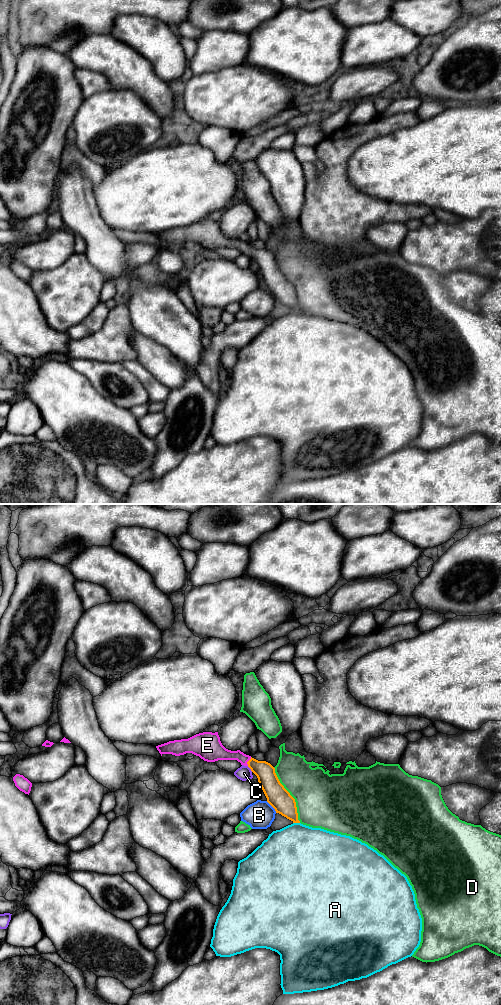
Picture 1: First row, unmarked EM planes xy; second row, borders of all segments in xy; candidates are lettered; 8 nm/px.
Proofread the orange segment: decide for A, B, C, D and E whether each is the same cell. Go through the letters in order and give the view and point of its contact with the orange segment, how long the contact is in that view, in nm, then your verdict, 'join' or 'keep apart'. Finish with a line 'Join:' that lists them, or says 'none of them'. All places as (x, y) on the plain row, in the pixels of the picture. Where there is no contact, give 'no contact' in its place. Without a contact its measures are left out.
A: contact xy (296, 310); length 60 nm; keep apart
B: contact xy (272, 294); length 130 nm; keep apart
C: contact xy (250, 256); length 60 nm; keep apart
D: contact xy (290, 283); length 500 nm; keep apart
E: contact xy (248, 249); length 80 nm; join
Join: E

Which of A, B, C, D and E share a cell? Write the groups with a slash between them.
A / B / C / D / E

